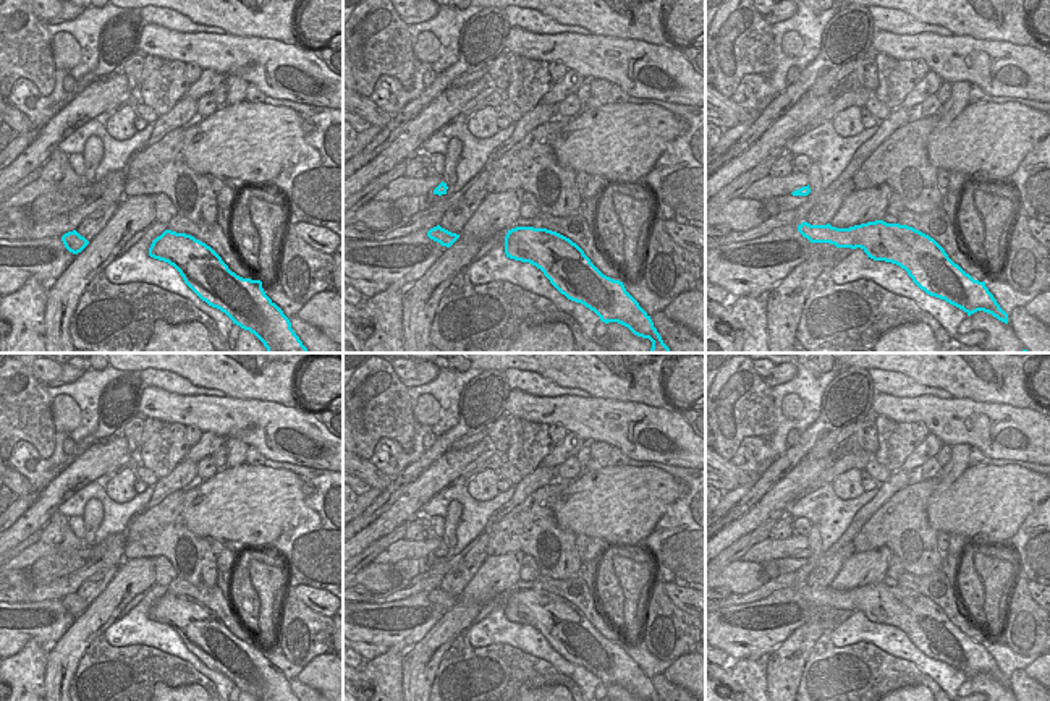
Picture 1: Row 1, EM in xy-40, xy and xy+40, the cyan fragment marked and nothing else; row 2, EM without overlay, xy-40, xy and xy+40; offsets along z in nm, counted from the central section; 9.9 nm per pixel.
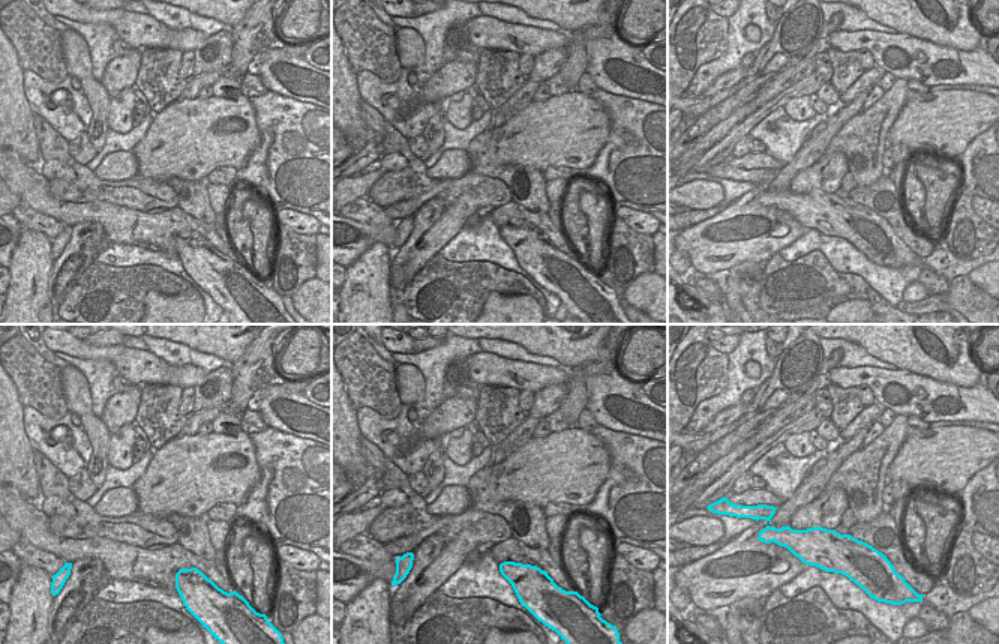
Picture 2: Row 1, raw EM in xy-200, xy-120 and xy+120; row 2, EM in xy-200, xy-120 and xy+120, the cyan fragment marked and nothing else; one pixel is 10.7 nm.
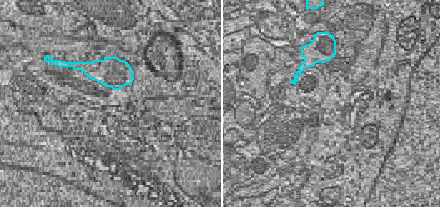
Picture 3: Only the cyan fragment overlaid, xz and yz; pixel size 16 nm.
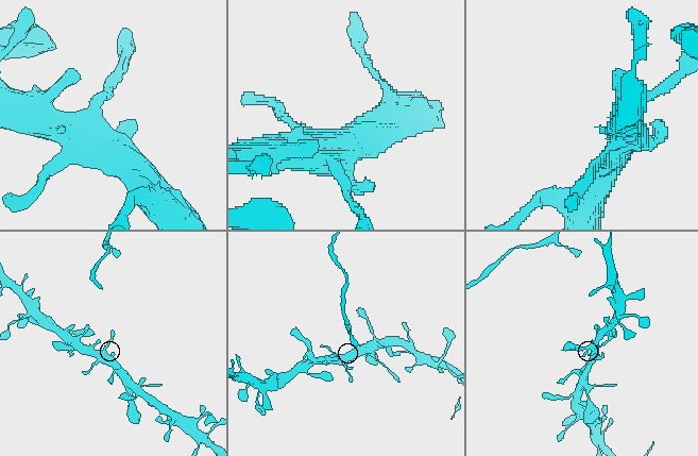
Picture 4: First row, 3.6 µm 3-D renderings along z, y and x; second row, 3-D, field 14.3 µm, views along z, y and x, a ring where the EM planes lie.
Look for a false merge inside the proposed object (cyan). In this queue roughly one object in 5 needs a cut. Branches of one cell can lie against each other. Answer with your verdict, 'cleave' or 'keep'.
keep

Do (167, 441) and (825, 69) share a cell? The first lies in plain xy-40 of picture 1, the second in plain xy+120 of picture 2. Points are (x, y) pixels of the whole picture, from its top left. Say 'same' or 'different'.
different

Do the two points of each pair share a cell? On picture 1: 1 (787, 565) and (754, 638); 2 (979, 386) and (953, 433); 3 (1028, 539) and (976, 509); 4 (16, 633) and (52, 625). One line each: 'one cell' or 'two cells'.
1: two cells
2: two cells
3: two cells
4: one cell

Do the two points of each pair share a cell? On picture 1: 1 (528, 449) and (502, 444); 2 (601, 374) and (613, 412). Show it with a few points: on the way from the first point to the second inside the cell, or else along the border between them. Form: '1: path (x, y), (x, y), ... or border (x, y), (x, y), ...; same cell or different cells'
1: border (508, 418), (508, 449), (503, 454); different cells
2: border (591, 395), (635, 400), (647, 407); different cells

